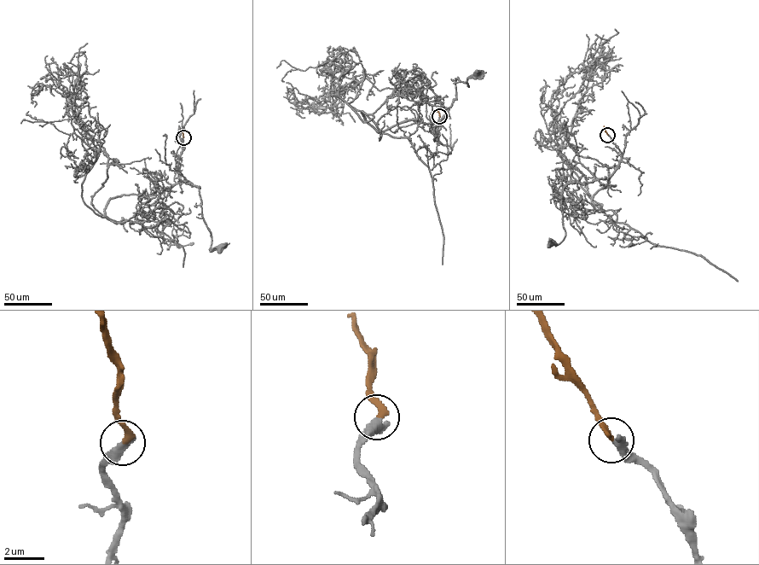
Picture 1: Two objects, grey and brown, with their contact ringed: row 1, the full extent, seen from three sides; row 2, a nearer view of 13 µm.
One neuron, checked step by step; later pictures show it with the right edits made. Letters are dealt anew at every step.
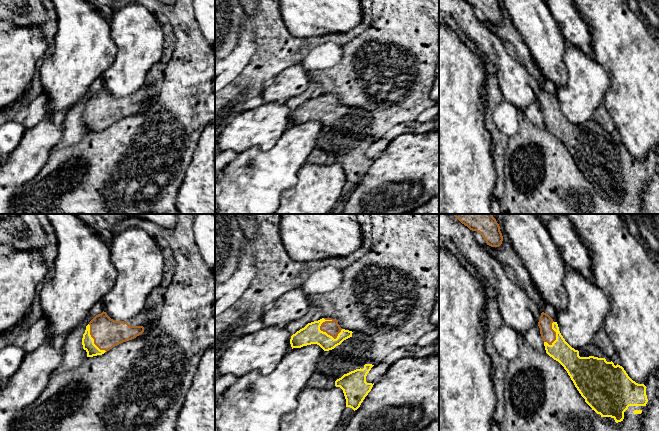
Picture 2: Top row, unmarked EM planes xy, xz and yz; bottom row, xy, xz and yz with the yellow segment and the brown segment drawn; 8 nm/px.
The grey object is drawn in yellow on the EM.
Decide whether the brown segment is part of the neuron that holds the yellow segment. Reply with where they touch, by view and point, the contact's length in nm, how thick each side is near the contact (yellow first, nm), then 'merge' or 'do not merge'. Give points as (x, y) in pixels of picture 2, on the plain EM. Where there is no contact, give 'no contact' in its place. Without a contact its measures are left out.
xz (331, 112) | 200 nm | 160/120 nm | merge

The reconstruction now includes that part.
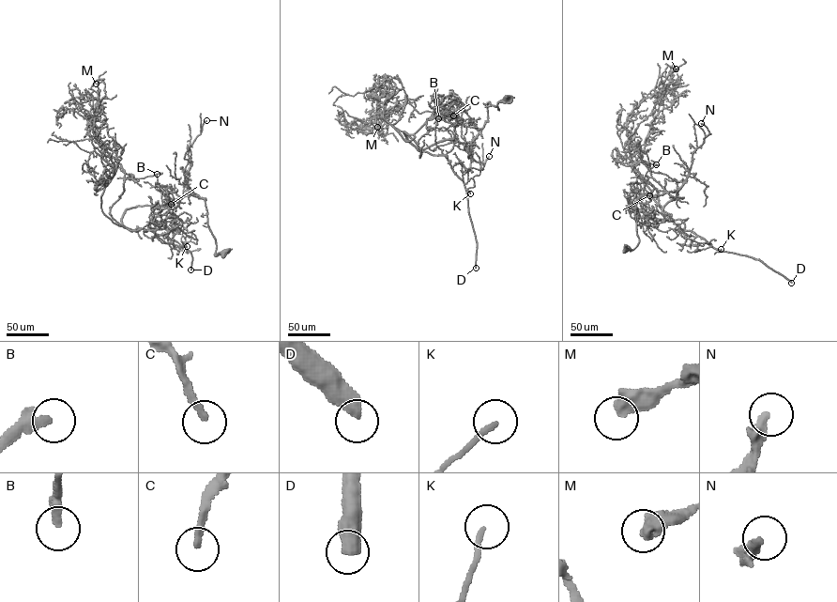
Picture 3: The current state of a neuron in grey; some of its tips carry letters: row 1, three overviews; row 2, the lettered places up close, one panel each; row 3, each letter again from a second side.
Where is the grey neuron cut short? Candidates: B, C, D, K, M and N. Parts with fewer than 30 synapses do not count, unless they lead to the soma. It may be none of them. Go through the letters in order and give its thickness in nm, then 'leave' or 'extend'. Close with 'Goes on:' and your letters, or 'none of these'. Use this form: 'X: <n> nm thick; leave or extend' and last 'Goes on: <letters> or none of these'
B: 340 nm thick; leave
C: 200 nm thick; leave
D: 500 nm thick; extend
K: 170 nm thick; extend
M: 500 nm thick; leave
N: 320 nm thick; extend
Goes on: D, K, N

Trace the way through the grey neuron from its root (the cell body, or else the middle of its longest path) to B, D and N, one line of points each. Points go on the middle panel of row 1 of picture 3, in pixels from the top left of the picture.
B: (506, 99), (498, 110), (488, 103), (471, 142), (418, 150), (404, 133), (449, 109), (438, 118)
D: (506, 99), (498, 110), (488, 103), (471, 142), (418, 150), (403, 132), (463, 181), (476, 268)
N: (506, 99), (497, 102), (498, 110), (487, 103), (488, 120), (468, 147), (471, 157), (484, 165), (489, 156)

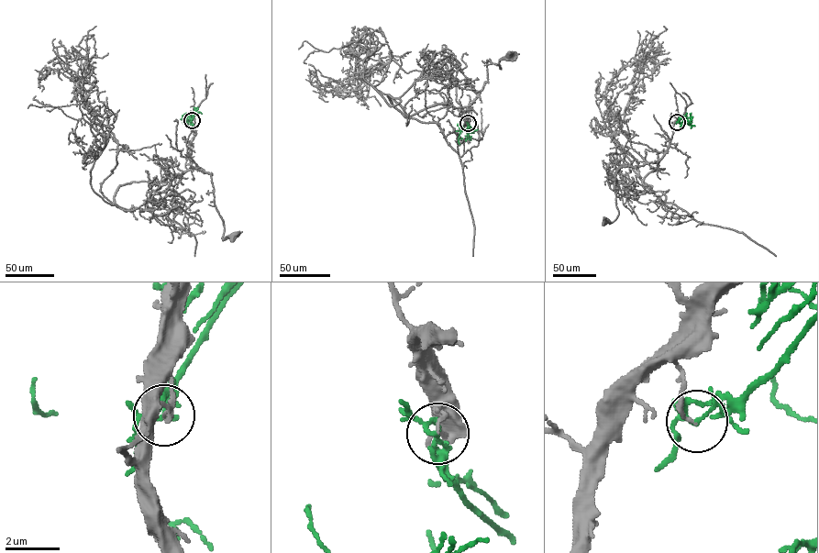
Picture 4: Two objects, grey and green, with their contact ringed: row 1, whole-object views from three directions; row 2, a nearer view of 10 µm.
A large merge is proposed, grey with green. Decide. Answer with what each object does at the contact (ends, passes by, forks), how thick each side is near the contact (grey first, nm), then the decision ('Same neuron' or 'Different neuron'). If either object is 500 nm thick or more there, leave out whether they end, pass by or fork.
At the ring grey ends. At the ring green forks. Thickness 110 nm (grey) against 100 nm. Different neuron

